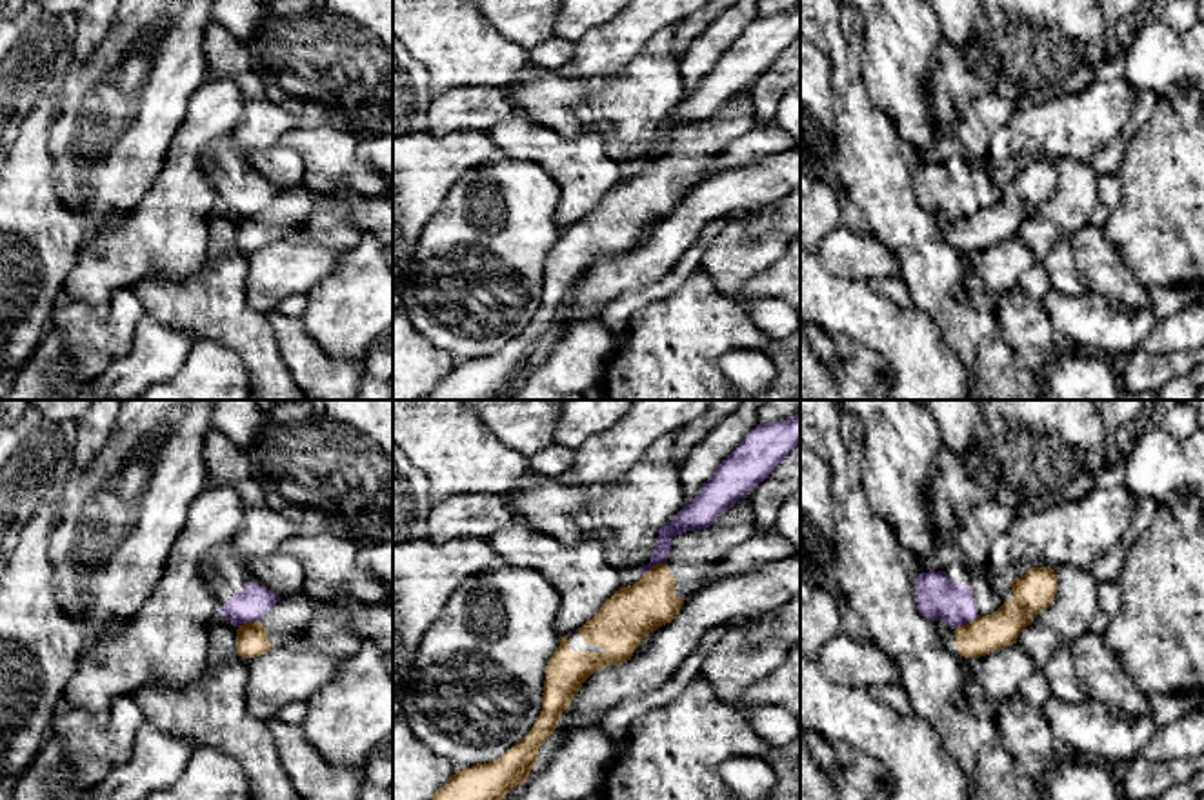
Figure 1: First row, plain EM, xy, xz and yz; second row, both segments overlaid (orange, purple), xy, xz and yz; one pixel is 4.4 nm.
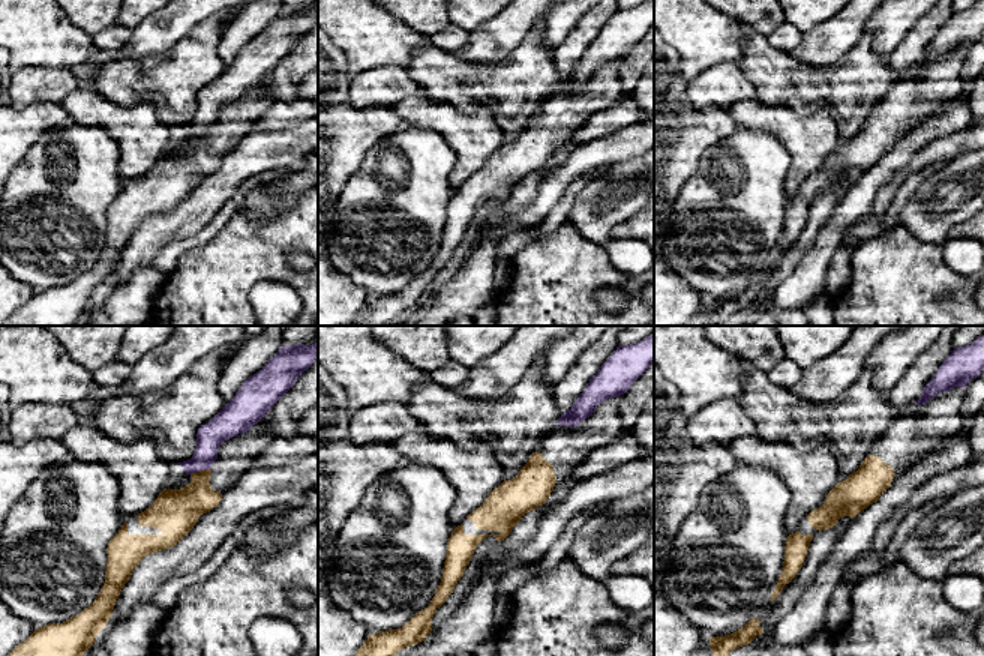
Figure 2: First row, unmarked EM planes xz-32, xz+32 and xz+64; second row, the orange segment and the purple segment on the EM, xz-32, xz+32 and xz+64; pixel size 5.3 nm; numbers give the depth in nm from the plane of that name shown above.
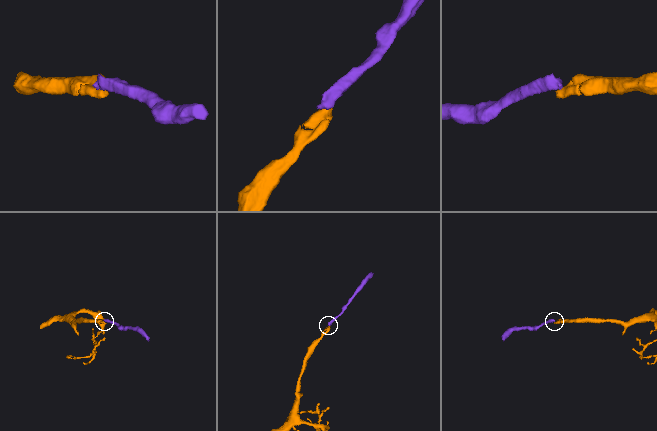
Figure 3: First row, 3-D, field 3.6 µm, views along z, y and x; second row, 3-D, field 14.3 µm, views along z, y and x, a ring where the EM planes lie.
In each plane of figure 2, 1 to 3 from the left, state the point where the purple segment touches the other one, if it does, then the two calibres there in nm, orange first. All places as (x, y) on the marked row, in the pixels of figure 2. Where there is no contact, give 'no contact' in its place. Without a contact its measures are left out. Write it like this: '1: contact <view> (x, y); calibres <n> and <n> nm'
1: contact xz-32 (200, 472); calibres 240 and 150 nm
2: no contact
3: no contact

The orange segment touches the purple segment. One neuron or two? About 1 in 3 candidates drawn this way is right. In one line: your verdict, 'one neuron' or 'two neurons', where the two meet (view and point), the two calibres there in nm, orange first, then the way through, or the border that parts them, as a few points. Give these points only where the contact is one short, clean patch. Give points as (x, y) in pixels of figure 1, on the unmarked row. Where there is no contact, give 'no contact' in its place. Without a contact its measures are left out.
two neurons; meets orange in xz at (653, 159); 240 nm thick on the orange side, 100 nm on the other; border along xz (666, 155), (653, 157), (642, 168)

